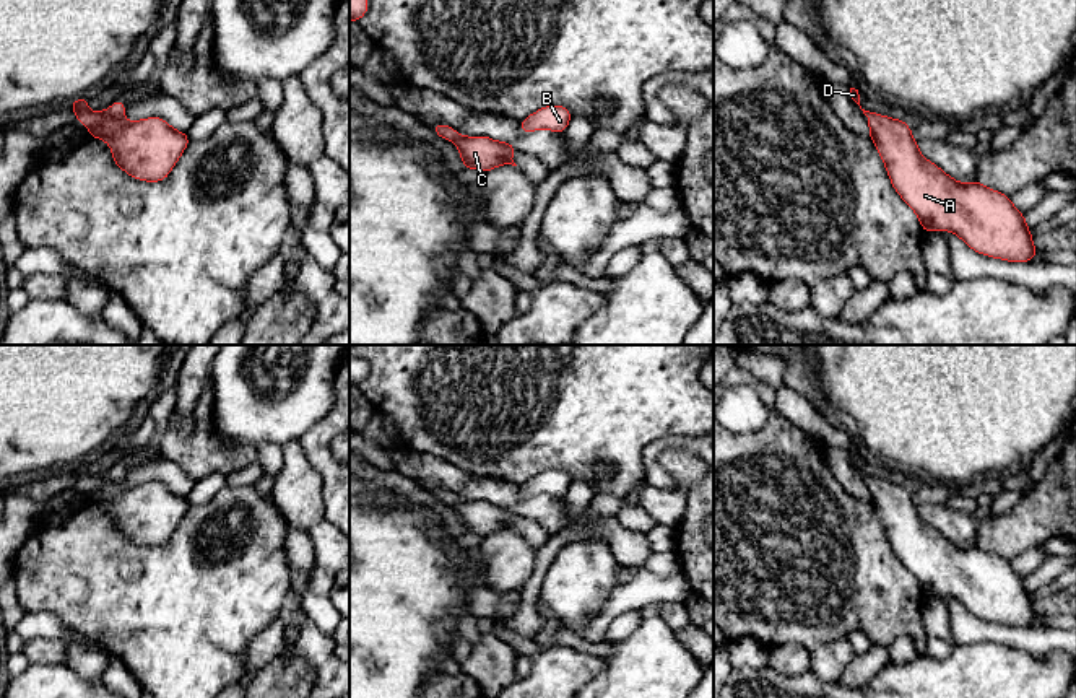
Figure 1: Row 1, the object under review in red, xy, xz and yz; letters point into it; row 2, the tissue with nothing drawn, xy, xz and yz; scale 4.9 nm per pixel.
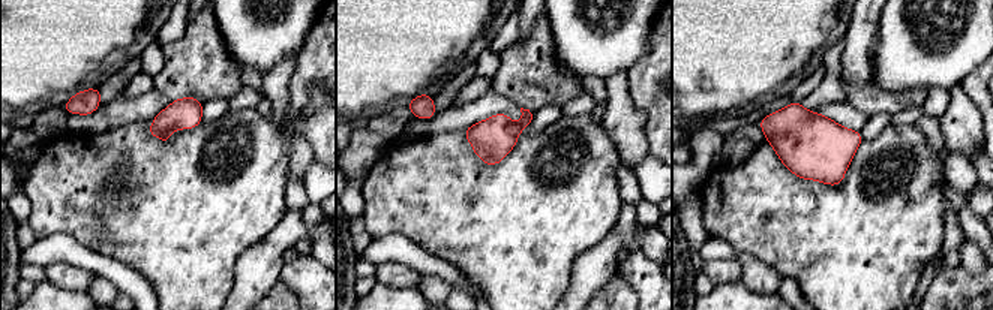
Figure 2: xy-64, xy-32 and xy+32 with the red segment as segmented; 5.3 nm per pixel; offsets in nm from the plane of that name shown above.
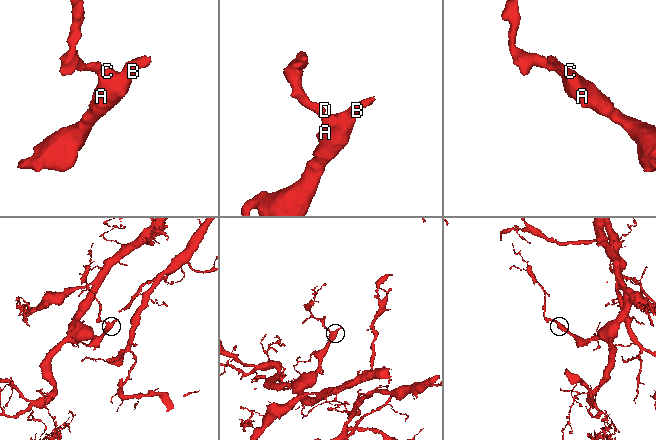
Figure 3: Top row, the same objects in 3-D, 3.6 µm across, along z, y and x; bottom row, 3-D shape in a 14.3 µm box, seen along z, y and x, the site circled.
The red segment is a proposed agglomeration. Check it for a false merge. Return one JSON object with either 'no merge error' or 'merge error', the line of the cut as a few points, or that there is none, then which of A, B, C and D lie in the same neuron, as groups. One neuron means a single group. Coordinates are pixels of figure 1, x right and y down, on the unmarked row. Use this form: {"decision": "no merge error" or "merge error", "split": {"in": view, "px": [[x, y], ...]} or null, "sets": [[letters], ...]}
{"decision": "no merge error", "split": null, "sets": [["A", "B", "C", "D"]]}

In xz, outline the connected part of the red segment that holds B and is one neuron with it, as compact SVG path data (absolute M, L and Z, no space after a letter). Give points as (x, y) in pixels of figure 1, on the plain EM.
M551 469L538 473L536 477L520 485L520 495L523 498L530 498L540 493L548 493L554 498L564 498L571 483L572 478L567 472Z

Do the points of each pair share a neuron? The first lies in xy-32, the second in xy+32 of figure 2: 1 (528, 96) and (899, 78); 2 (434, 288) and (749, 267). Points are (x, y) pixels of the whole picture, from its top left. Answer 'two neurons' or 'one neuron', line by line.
1: two neurons
2: one neuron

